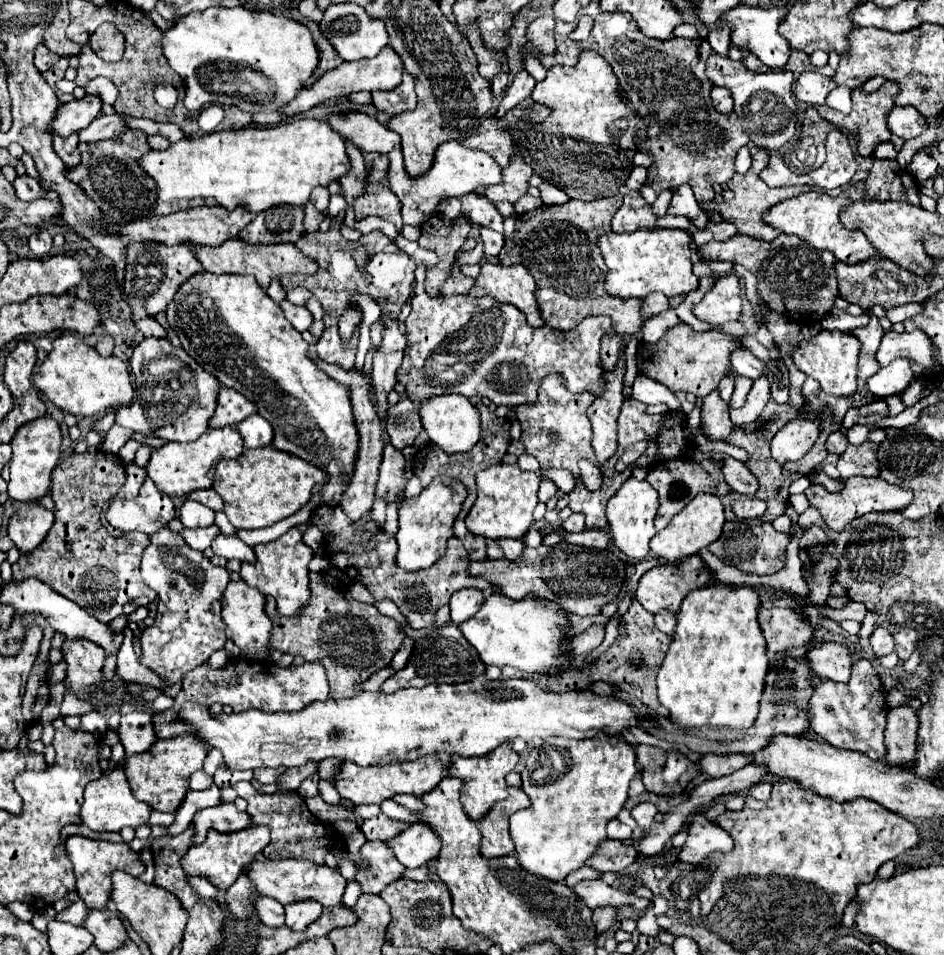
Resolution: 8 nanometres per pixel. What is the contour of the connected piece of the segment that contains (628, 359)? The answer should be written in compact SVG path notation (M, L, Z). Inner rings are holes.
M631 336L625 348L625 386L633 386L633 380L637 376L637 336Z

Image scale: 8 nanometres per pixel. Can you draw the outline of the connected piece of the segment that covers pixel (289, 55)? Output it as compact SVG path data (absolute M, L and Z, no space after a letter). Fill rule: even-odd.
M211 6L203 12L189 12L163 32L161 46L169 66L183 80L187 110L203 110L209 104L239 106L249 114L267 108L279 110L293 100L297 88L319 64L317 46L303 24L283 14L275 16L243 6Z

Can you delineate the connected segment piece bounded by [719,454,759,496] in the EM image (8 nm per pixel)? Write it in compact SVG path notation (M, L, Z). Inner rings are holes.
M725 454L719 460L723 464L721 470L723 470L723 476L725 476L725 482L729 484L729 488L733 492L739 492L739 494L745 494L745 496L753 496L757 492L757 488L759 488L757 480L743 462L739 462L731 456L725 456Z

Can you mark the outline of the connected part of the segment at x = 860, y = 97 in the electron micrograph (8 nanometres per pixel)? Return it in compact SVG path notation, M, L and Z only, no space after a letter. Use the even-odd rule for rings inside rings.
M887 80L877 92L871 92L871 94L865 94L861 88L855 88L853 90L853 110L849 114L835 112L835 110L831 110L827 106L817 106L817 110L819 110L819 114L821 114L823 120L827 120L827 122L831 122L831 124L847 130L851 136L855 136L859 156L869 156L879 142L887 142L891 138L891 130L887 128L885 116L893 108L897 92L899 92L899 86L895 86L893 80Z

